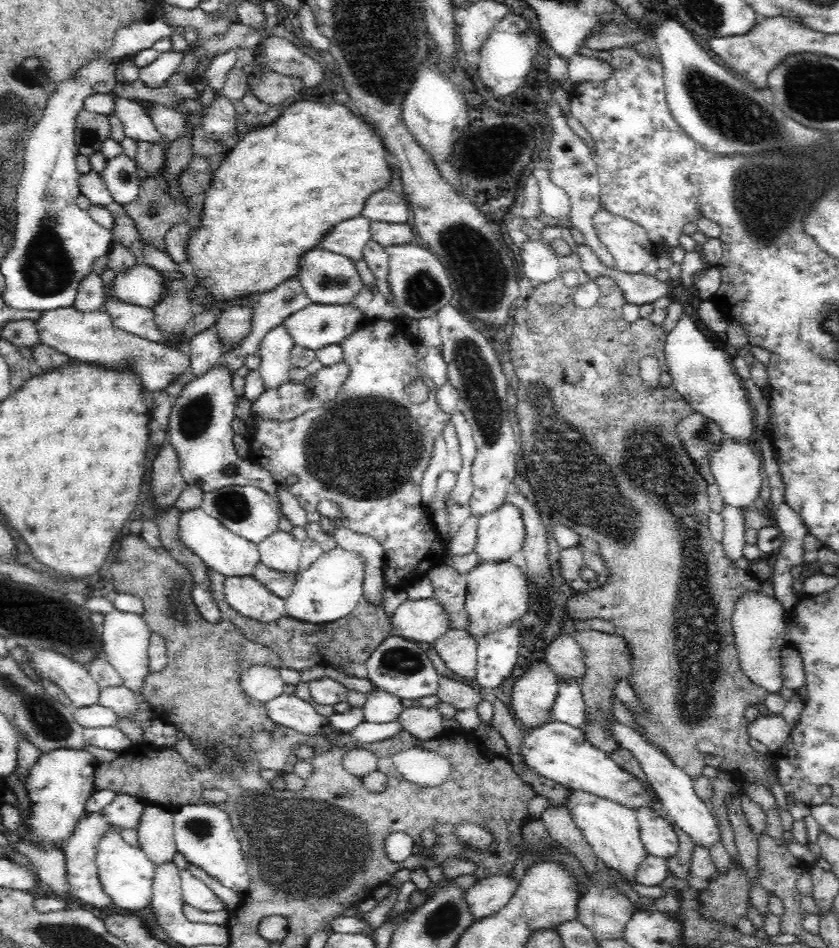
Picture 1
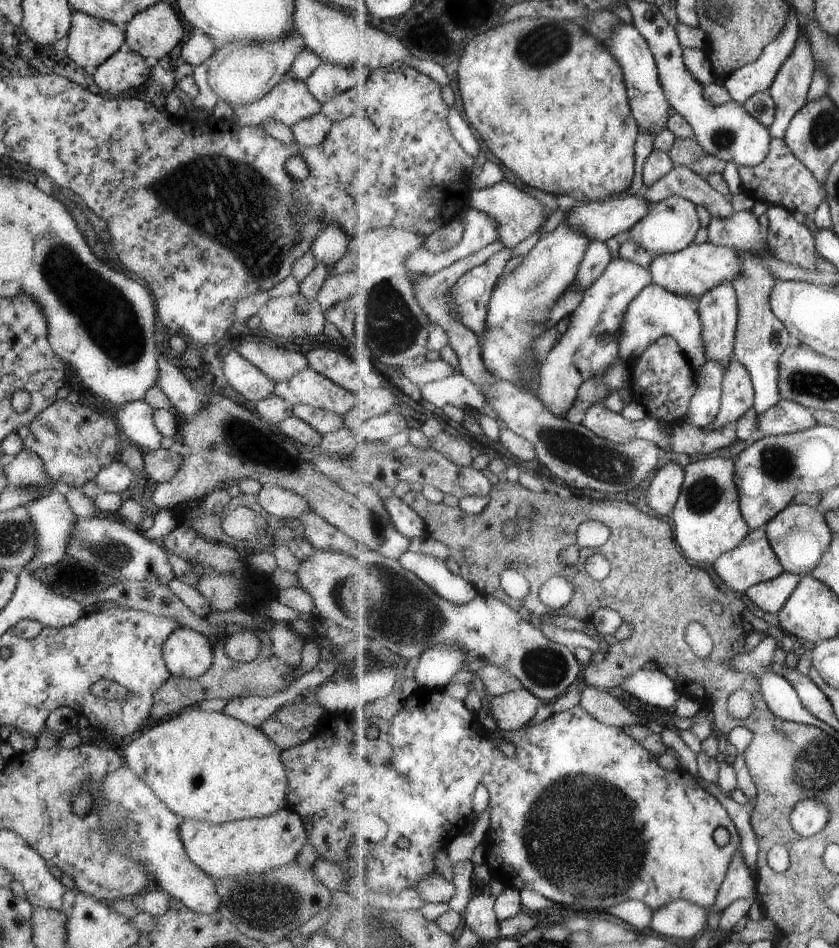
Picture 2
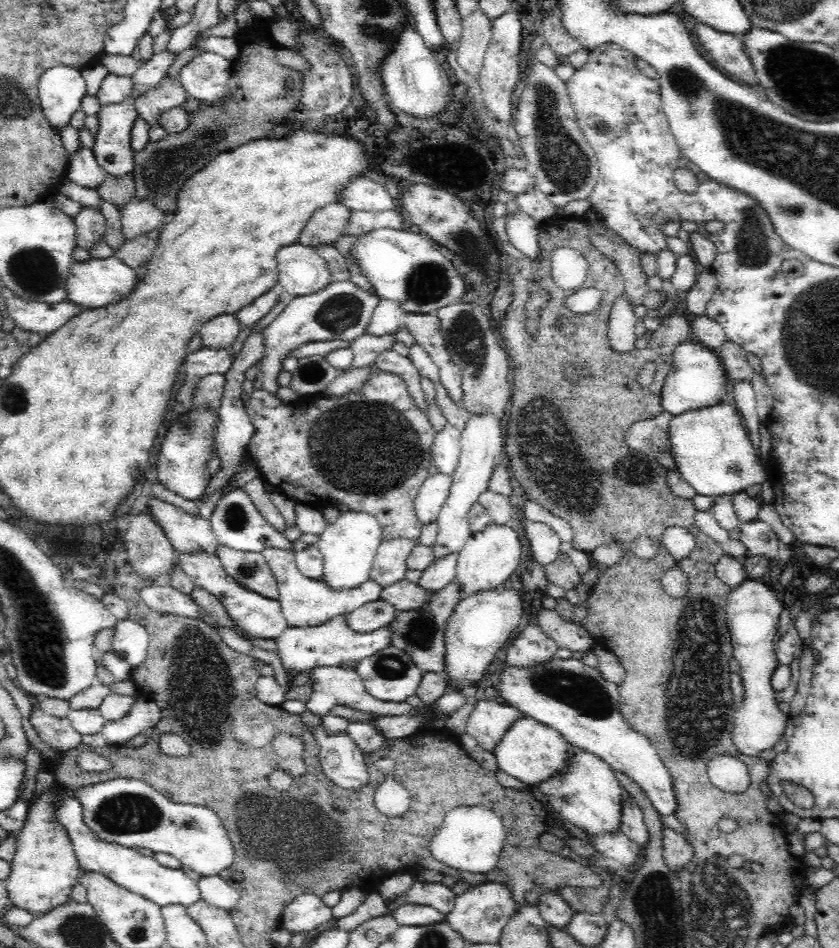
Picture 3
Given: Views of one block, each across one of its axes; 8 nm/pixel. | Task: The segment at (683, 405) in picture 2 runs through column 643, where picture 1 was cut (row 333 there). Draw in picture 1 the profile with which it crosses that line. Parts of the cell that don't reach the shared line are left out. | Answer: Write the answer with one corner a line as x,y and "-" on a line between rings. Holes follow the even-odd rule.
400,319
368,321
352,336
342,340
339,346
344,352
343,361
348,362
351,368
337,398
296,416
294,420
268,420
255,416
251,420
252,434
247,439
251,447
251,462
268,472
276,484
284,485
298,499
310,523
320,523
327,533
334,532
336,528
349,528
377,540
386,555
384,583
387,587
405,587
415,579
427,576
430,568
442,563
447,552
440,534
436,532
432,512
423,505
419,489
431,462
436,436
443,434
443,428
451,422
451,414
443,412
437,404
434,382
415,369
416,362
424,359
431,348
424,343
420,346
413,344
406,337
-
416,380
422,381
429,391
429,398
423,404
410,401
408,395
408,386
-
320,500
336,502
342,510
340,518
323,516
316,509

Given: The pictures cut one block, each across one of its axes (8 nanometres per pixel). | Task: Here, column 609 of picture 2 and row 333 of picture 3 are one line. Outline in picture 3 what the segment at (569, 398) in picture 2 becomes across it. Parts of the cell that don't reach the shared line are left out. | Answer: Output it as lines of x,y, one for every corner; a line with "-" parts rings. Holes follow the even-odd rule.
351,280
331,282
318,292
293,298
264,332
266,350
264,358
258,363
259,373
264,375
263,389
277,396
280,388
277,377
282,371
281,363
302,344
326,340
344,340
350,344
358,336
366,334
379,298
376,294
356,287

